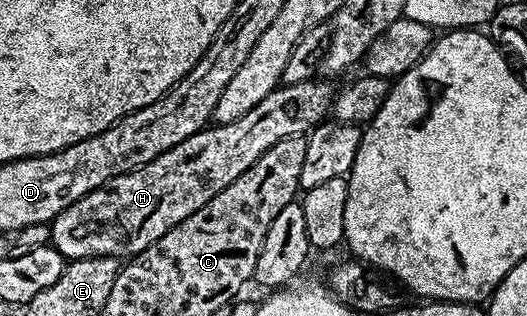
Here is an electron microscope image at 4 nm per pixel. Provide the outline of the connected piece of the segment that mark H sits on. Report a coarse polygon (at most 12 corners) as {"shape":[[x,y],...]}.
{"shape":[[283,85],[49,222],[73,261],[136,257],[332,108]]}

